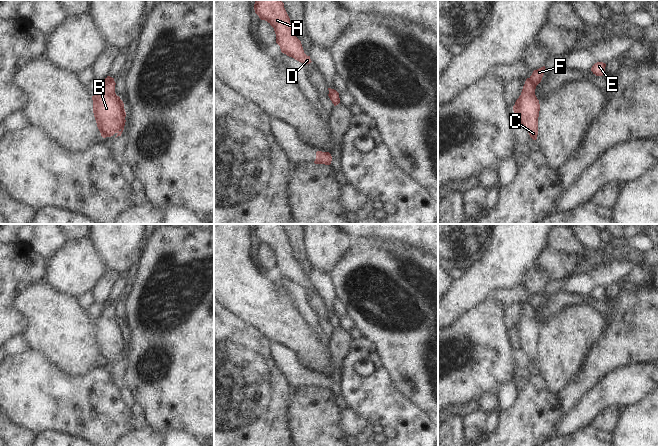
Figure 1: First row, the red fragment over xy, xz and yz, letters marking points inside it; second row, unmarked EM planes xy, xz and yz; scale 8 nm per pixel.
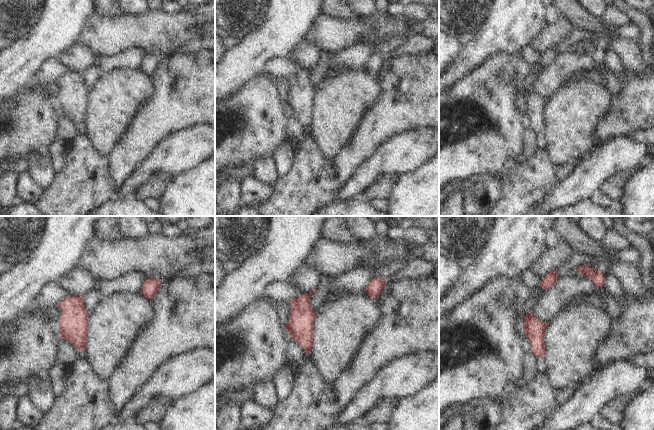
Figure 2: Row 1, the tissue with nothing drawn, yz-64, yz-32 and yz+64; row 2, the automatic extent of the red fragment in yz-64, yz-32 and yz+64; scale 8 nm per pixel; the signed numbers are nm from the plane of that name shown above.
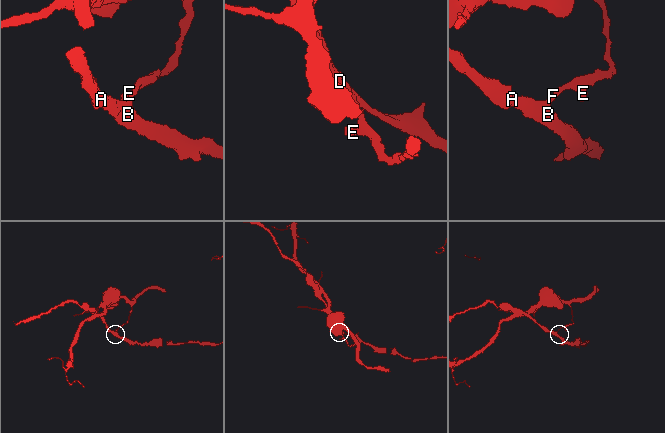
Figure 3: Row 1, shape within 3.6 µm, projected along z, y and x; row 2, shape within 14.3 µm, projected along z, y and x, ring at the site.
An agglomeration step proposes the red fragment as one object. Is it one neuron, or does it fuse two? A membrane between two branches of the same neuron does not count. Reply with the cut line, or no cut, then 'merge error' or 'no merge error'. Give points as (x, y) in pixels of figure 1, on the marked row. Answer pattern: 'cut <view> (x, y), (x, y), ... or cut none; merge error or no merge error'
cut yz (529, 78), (536, 85); merge error

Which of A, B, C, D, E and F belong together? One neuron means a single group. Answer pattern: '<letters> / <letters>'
A B C D / E F

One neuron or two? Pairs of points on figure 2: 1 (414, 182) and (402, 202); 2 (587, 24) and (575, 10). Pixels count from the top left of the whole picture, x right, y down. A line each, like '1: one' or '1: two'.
1: one
2: one

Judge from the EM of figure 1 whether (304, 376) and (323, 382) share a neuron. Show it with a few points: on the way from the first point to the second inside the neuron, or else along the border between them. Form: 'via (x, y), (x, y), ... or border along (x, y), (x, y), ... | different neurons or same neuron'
via (309, 379), (318, 381) | same neuron

